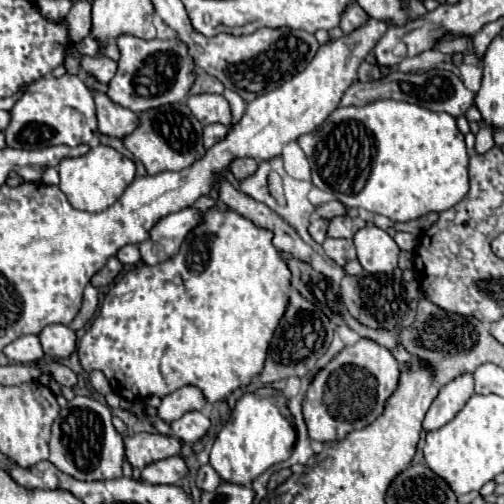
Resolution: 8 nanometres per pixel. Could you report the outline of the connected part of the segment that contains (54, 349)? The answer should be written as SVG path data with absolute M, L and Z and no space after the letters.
M50 324L40 334L44 354L50 358L68 358L76 350L76 334L64 324Z

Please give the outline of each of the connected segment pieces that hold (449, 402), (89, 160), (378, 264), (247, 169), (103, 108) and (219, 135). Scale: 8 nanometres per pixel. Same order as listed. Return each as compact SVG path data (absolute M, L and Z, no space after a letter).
M472 372L460 374L448 384L444 384L438 392L438 396L432 400L430 410L424 416L424 430L438 430L438 426L444 426L462 410L462 406L468 402L468 398L474 394L474 376Z
M94 144L84 156L62 158L62 162L58 164L58 174L60 174L58 186L76 210L102 212L108 206L112 206L128 188L128 184L134 180L136 166L130 158L126 158L118 150L104 144Z
M368 224L356 232L354 246L358 260L366 272L392 272L398 264L398 244L386 230L374 224Z
M234 158L230 162L230 170L236 176L236 180L242 180L242 178L254 174L256 166L258 166L258 162L254 158Z
M94 92L94 100L98 112L98 132L116 138L124 138L134 132L134 126L138 126L138 116L132 110L118 106L104 92Z
M208 124L204 128L204 148L212 148L216 142L220 142L226 136L226 126L224 124Z

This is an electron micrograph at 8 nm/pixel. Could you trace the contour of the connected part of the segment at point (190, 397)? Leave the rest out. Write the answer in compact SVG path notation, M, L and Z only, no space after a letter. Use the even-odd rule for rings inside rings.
M184 386L184 388L178 388L176 392L162 398L162 404L158 408L158 416L170 424L170 422L182 418L186 412L202 410L204 406L206 406L206 398L202 396L200 388Z

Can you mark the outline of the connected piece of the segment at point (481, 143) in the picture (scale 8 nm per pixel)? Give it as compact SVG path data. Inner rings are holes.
M482 124L480 132L476 134L476 152L484 154L486 150L490 150L494 146L494 134L492 134L492 126Z

